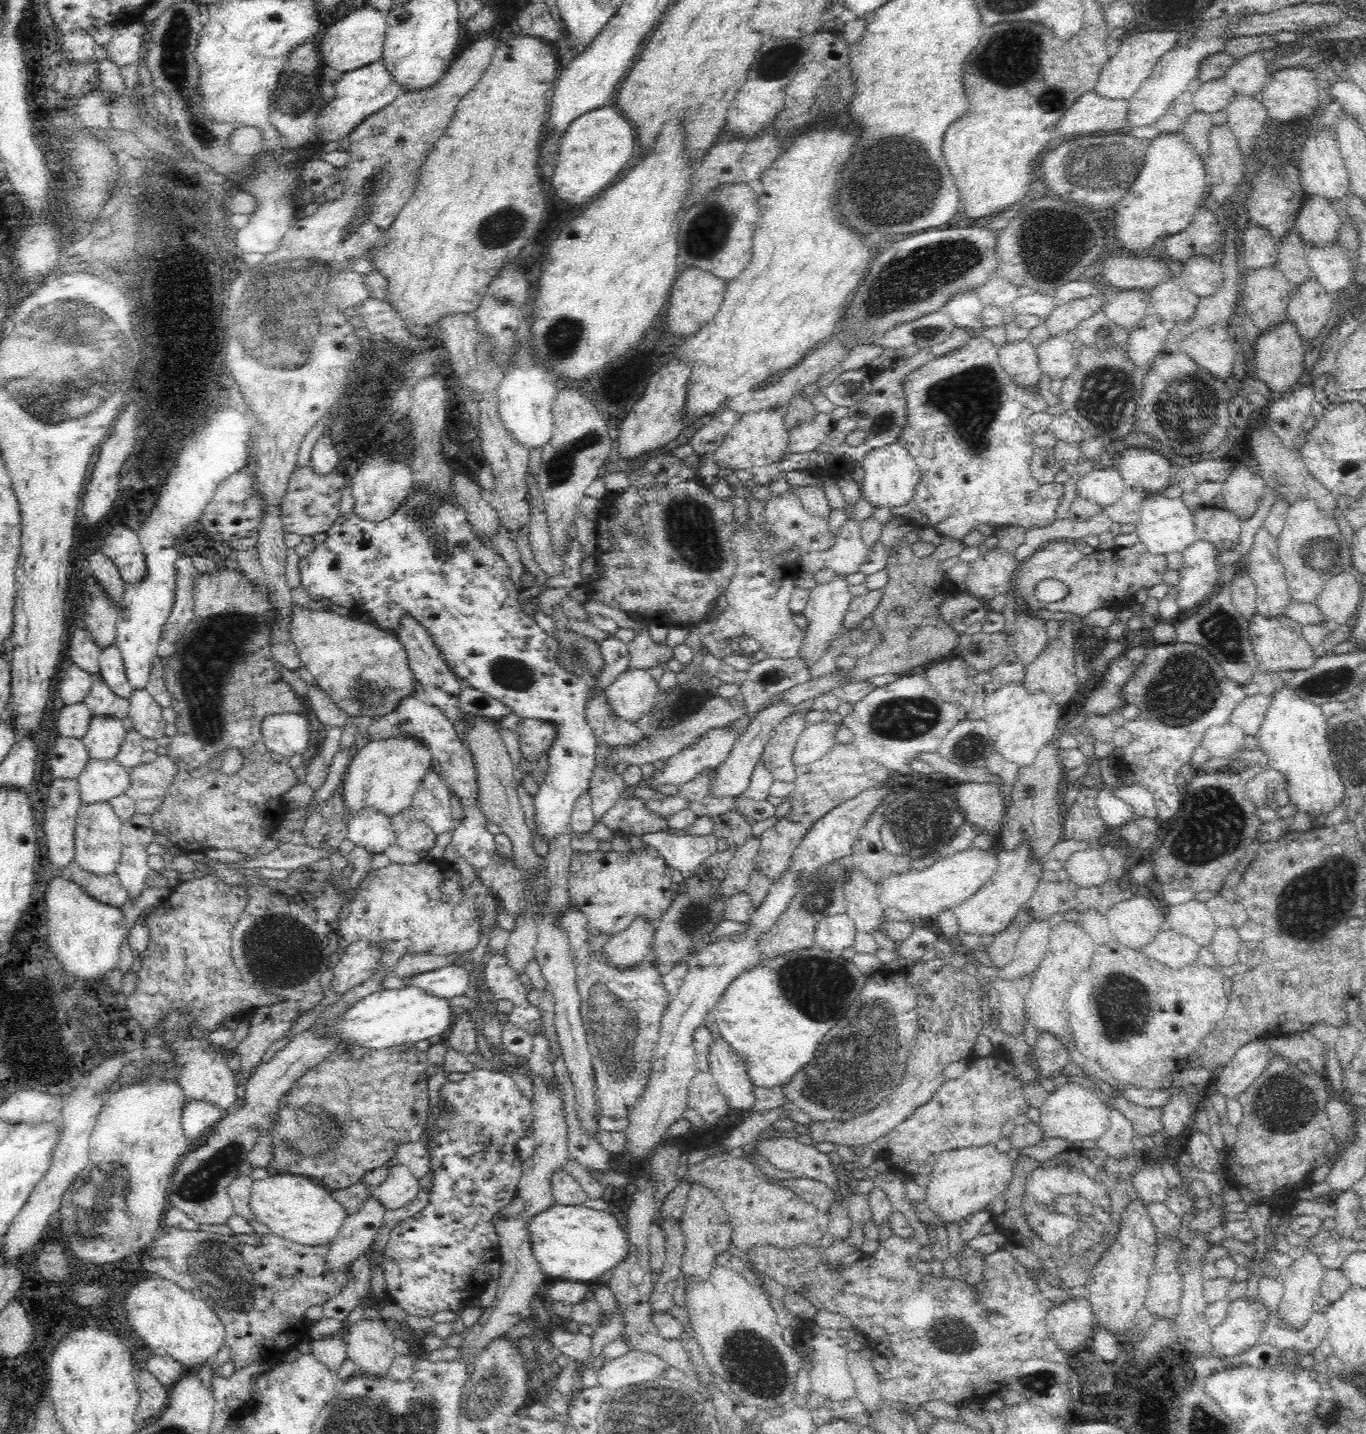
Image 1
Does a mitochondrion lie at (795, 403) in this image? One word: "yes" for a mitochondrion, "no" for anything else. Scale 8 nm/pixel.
no

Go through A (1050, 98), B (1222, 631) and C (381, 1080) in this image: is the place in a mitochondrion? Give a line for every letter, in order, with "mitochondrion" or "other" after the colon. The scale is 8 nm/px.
A: mitochondrion
B: mitochondrion
C: other

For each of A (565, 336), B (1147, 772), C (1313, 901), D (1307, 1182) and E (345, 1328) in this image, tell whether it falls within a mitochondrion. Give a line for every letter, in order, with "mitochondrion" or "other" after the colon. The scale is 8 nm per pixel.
A: mitochondrion
B: other
C: mitochondrion
D: other
E: other

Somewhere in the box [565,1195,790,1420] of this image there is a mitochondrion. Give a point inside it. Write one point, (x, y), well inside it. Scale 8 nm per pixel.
(751, 1359)

